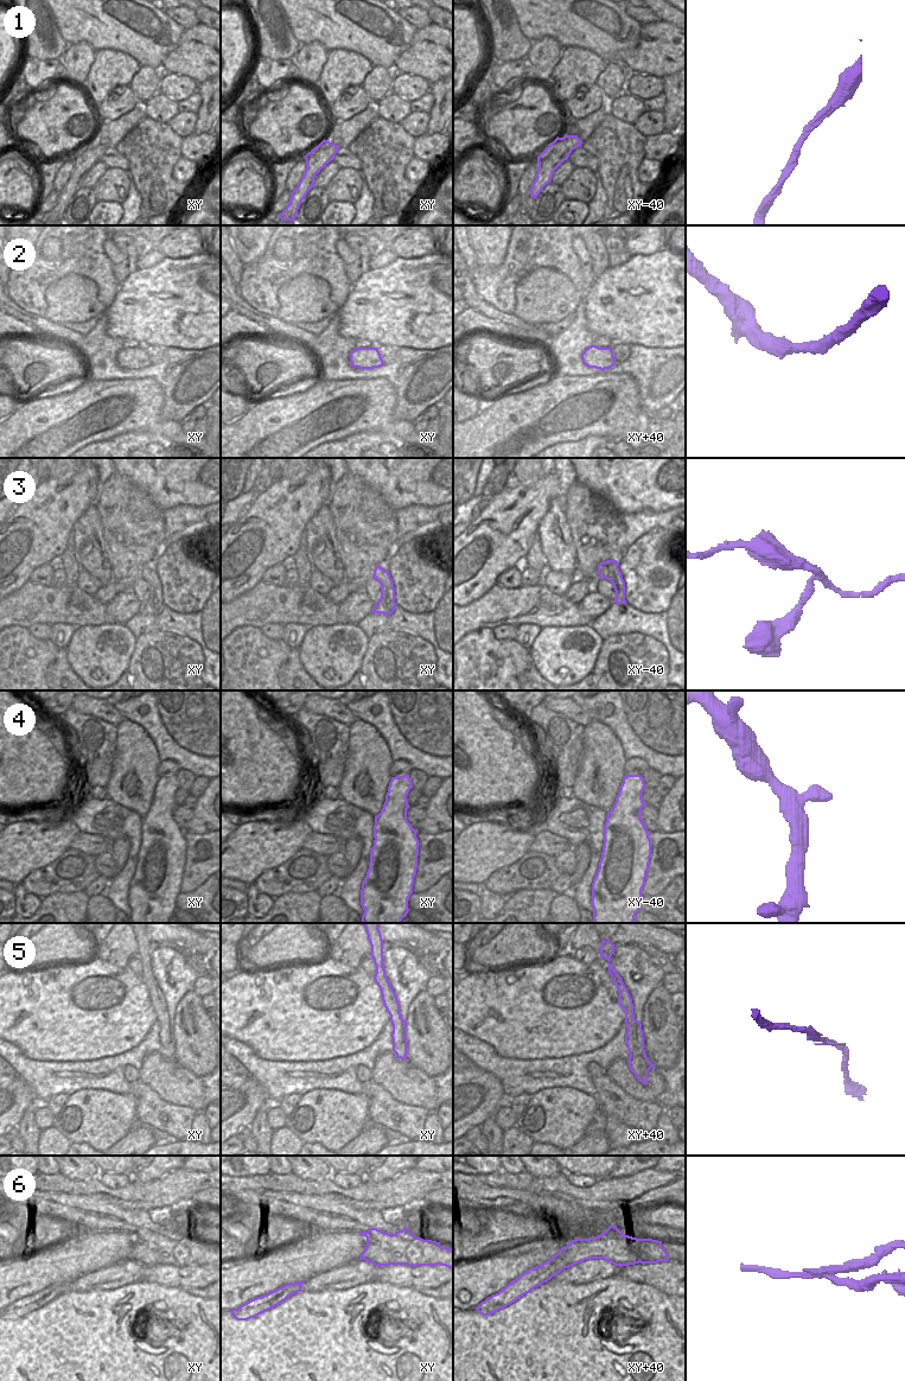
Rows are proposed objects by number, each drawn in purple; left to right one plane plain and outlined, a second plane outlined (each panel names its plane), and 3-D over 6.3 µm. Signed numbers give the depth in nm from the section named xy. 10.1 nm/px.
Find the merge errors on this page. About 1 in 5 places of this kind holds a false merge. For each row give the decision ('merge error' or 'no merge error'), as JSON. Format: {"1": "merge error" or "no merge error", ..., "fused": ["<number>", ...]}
{"1": "no merge error", "2": "no merge error", "3": "no merge error", "4": "no merge error", "5": "no merge error", "6": "merge error", "fused": ["6"]}

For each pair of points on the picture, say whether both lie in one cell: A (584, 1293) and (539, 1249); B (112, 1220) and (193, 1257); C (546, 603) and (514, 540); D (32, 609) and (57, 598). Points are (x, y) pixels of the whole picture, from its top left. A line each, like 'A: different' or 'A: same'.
A: different
B: same
C: different
D: same

